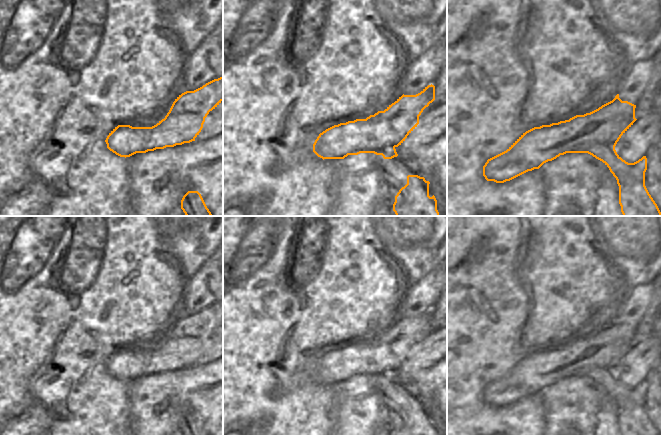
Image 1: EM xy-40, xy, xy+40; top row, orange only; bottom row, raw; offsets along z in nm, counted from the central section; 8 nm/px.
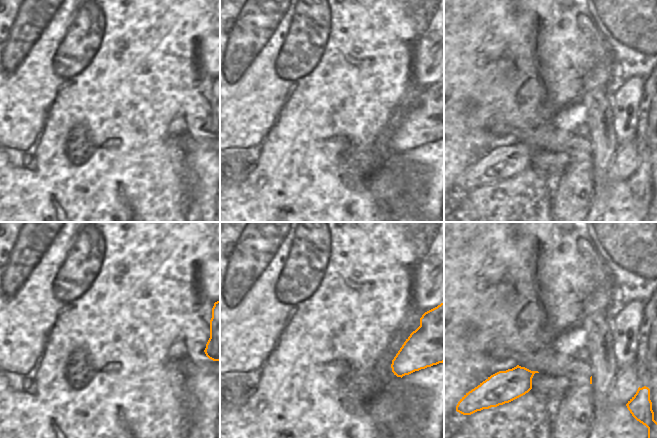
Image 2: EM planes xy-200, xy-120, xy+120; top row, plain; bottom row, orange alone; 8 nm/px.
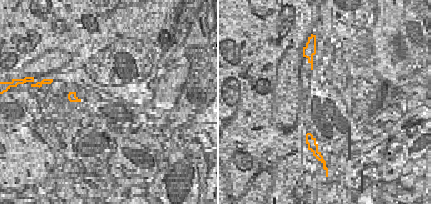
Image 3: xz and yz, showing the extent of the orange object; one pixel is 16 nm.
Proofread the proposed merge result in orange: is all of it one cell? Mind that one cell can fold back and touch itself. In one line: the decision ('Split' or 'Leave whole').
Leave whole.

